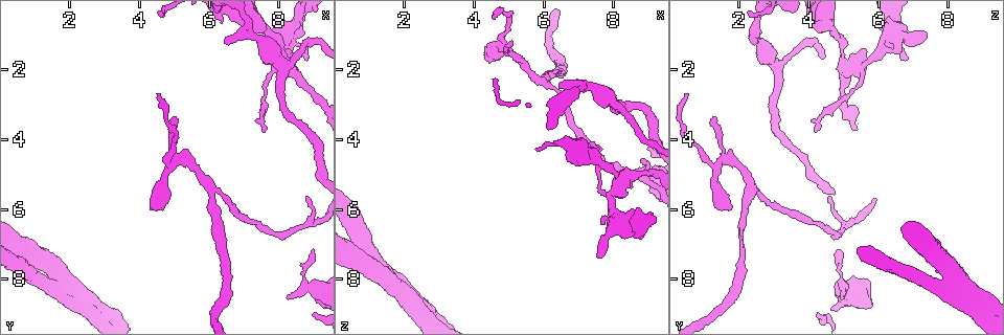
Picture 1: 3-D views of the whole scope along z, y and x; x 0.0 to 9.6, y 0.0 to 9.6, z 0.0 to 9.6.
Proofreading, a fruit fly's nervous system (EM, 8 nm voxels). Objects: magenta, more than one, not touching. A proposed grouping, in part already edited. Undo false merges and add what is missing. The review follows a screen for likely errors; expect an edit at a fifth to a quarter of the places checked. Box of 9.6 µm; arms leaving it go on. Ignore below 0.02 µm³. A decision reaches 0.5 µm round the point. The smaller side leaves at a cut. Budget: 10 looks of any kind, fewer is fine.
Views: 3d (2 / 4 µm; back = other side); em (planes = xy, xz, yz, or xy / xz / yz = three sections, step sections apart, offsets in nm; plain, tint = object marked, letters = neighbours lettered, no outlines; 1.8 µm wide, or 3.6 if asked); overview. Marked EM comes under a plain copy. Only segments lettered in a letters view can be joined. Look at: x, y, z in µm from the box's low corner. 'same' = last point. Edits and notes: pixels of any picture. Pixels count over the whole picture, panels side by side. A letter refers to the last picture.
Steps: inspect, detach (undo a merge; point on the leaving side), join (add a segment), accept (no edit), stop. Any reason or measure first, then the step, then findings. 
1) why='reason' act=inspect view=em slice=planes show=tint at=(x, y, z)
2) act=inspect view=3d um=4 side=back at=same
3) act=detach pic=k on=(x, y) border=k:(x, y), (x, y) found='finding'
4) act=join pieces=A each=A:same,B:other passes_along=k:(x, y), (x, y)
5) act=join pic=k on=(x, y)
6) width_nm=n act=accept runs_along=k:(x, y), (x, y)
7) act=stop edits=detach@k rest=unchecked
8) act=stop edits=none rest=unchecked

act=inspect view=em um=3.6 slice=planes show=letters at=(2.80, 9.00, 9.05)

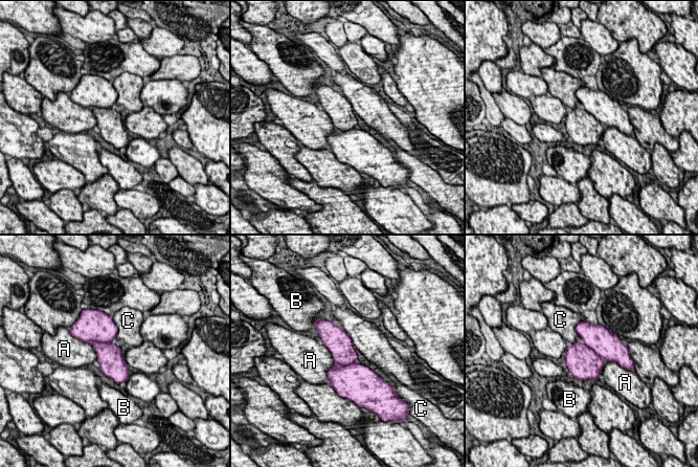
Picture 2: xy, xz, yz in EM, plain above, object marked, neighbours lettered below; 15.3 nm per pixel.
longest_contact=A:600nm act=detach pic=2 on=(109, 355) each=A:other,B:other,C:other border=2:(90, 341), (111, 342) found='two neurons meet here'

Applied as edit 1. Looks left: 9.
why='see it whole again' act=inspect view=overview

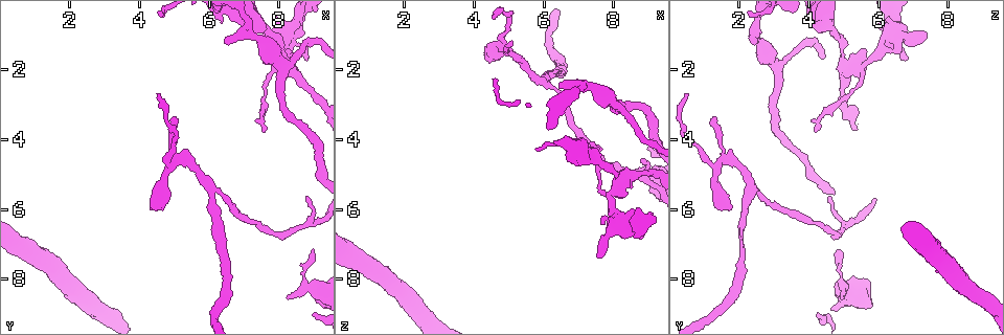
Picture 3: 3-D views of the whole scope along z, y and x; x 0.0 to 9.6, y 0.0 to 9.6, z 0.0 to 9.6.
why='sudden change in width' act=inspect view=em slice=planes show=letters at=(8.00, 1.90, 5.55)

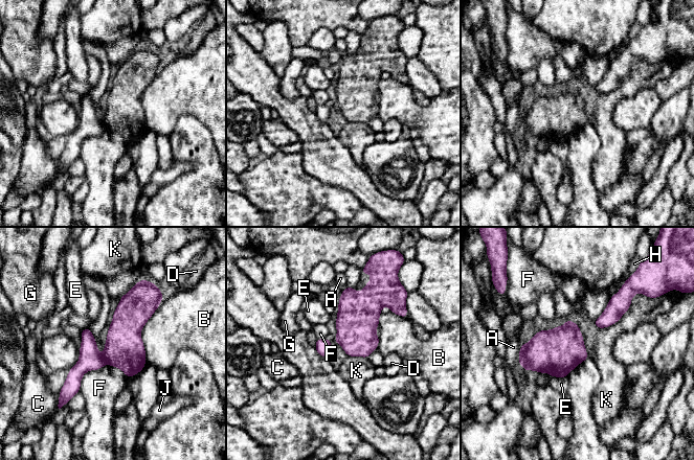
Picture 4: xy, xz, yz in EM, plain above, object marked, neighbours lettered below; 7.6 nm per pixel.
act=detach pic=4 on=(90, 359) each=A:other,B:other,C:other,D:other,E:other,F:other,G:other,H:other,J:other,K:other border=4:(102, 355), (106, 363) found='two neurons meet here'

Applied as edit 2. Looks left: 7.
act=inspect view=overview

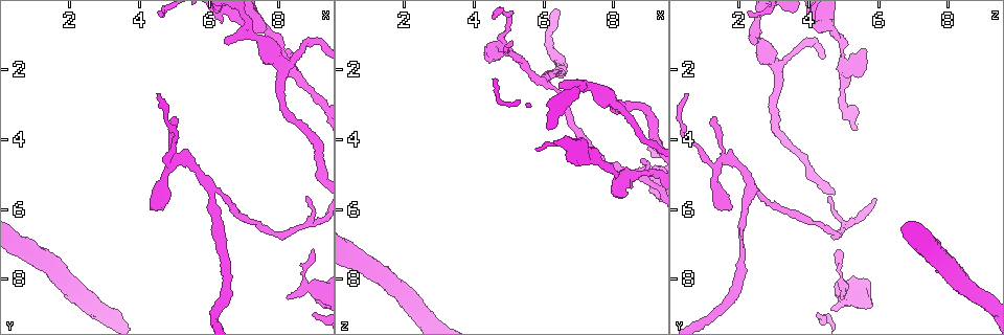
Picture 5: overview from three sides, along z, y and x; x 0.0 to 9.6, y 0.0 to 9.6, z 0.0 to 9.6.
why='free end' act=inspect view=3d um=4 at=(6.50, 1.25, 2.45)

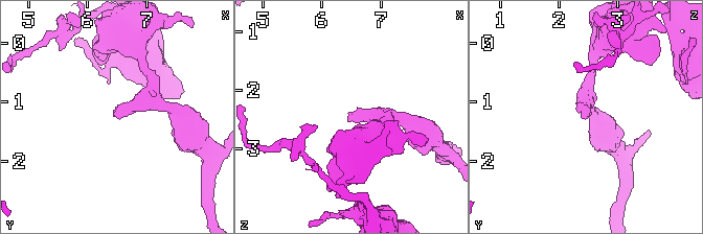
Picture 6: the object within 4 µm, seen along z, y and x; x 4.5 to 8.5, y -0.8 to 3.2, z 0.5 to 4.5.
act=inspect view=em slice=xy step=16 show=tint at=(6.45, 1.25, 2.55)

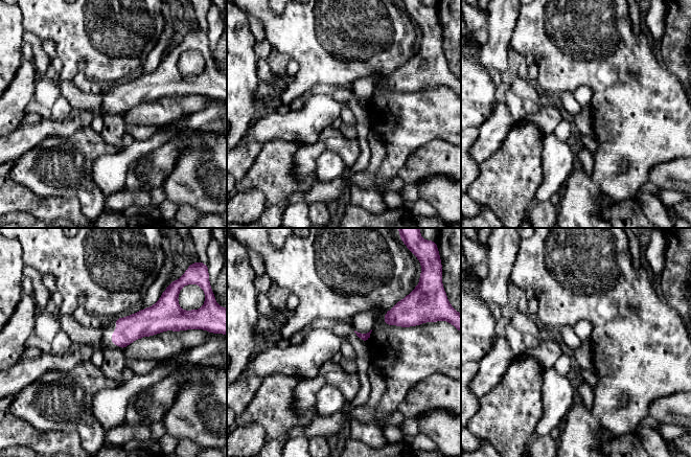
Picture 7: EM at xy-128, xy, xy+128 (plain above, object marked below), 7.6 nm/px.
why='another direction' act=inspect view=em slice=planes show=letters at=same

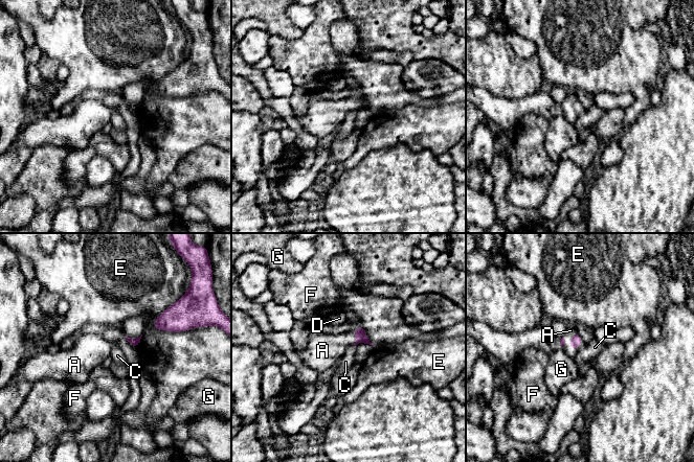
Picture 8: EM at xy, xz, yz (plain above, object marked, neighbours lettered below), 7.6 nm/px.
act=join pieces=A each=A:same,C:other,D:other,E:other,F:other,G:other passes_along=8:(576, 342), (571, 341), (571, 330) found='it goes on there'

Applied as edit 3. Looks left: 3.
why='redraw' act=inspect view=overview

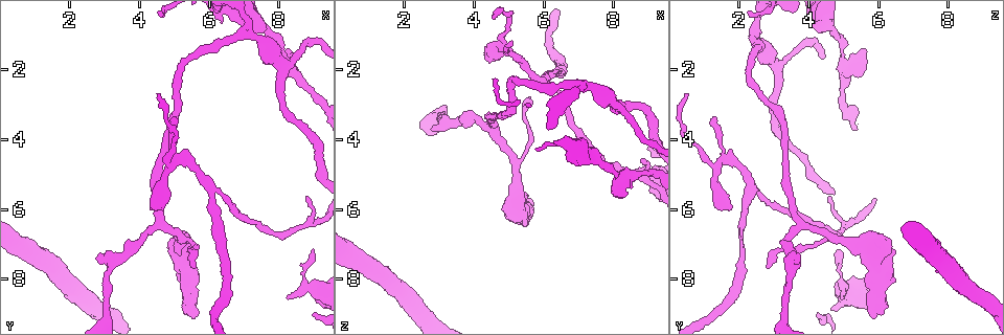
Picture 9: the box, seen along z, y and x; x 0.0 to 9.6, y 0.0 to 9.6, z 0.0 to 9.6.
why='free end' act=inspect view=em um=3.6 slice=xz step=8 show=tint at=(8.30, 8.55, 5.05)

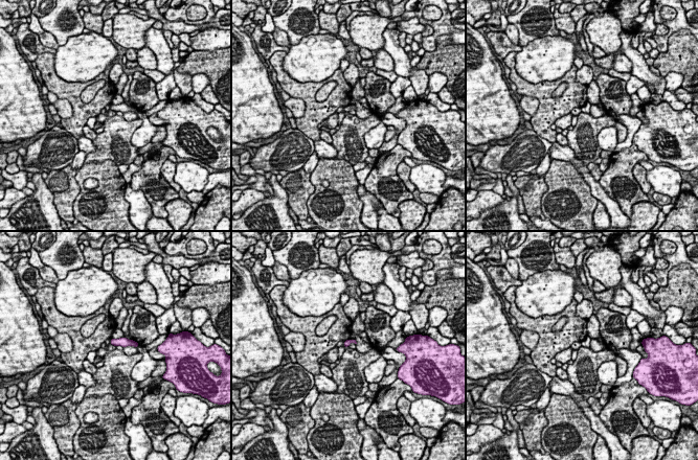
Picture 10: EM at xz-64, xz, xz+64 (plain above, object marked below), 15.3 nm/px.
why='another direction' act=inspect view=em um=3.6 slice=planes show=letters at=same

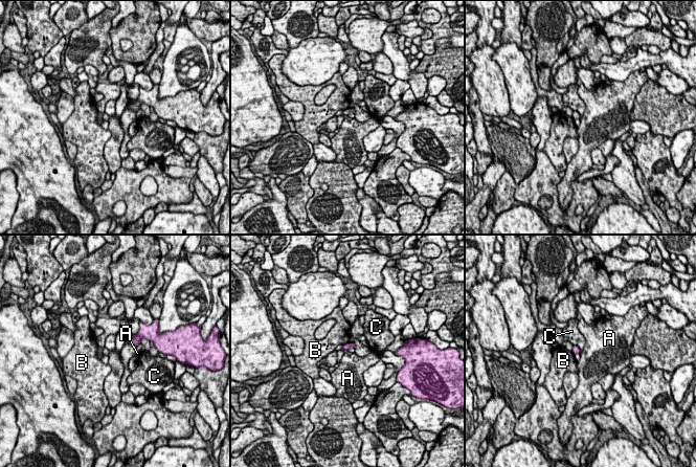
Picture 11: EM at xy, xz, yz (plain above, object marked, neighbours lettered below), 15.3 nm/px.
longest_contact=C:150nm act=accept each=A:other,B:other,C:other found='none of them fits'

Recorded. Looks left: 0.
act=stop edits=detach@2,detach@4,join@8 rest=unchecked

